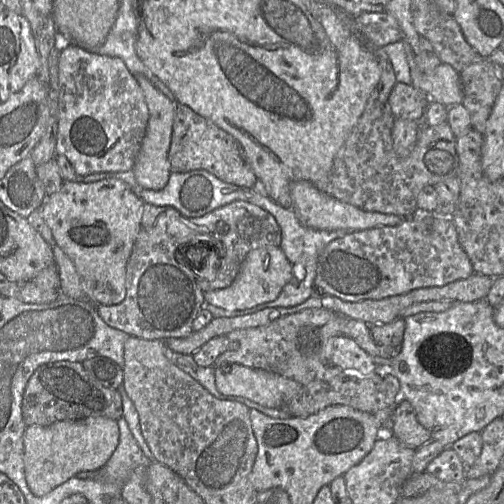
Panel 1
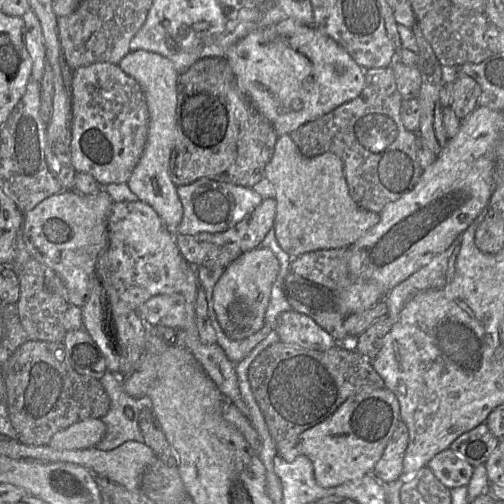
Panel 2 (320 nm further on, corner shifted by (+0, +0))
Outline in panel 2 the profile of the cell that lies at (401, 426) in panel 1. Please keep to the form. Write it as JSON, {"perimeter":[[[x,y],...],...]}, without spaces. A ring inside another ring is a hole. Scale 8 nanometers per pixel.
{"perimeter":[[[399,419],[380,459],[375,464],[372,475],[382,484],[390,484],[403,475],[403,459],[408,446],[408,428]]]}

